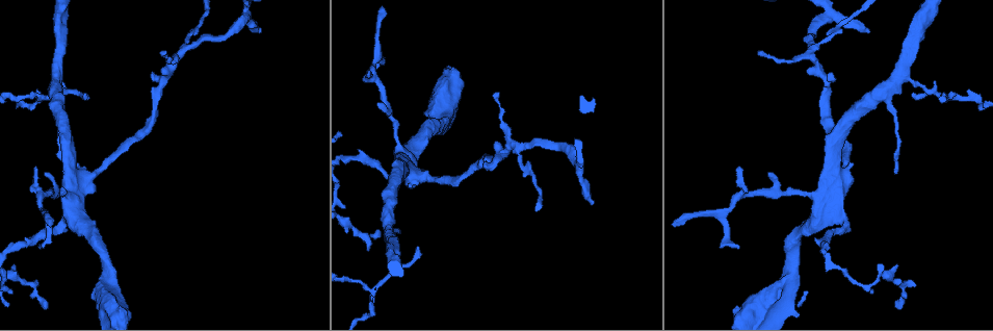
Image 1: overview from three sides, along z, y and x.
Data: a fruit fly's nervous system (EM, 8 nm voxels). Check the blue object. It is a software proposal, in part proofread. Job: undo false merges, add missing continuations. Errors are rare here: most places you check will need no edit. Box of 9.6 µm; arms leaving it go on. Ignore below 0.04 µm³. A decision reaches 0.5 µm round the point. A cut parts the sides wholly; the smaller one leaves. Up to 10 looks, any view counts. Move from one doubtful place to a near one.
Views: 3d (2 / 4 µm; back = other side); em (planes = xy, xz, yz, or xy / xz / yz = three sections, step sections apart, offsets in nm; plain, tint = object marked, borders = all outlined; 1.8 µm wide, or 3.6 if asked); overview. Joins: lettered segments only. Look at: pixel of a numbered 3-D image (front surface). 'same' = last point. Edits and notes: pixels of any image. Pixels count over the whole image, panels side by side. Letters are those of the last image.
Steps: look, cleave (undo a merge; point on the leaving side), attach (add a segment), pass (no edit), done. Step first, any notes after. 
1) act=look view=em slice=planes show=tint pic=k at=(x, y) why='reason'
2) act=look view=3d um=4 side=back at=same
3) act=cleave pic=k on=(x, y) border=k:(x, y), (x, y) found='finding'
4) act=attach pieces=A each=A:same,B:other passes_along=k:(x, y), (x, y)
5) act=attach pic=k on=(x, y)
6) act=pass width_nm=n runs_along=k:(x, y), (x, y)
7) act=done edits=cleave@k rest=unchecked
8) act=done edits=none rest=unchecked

act=look view=3d um=4 pic=1 at=(740, 194) why='sharp bend'

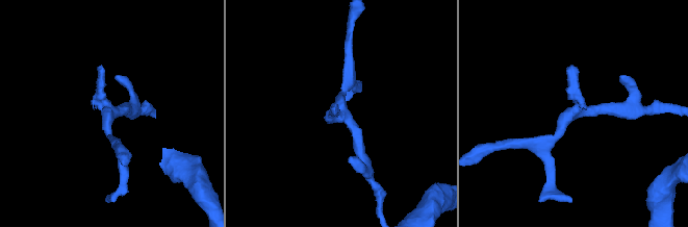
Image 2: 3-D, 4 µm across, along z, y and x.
act=look view=em slice=planes show=borders pic=2 at=(110, 109)

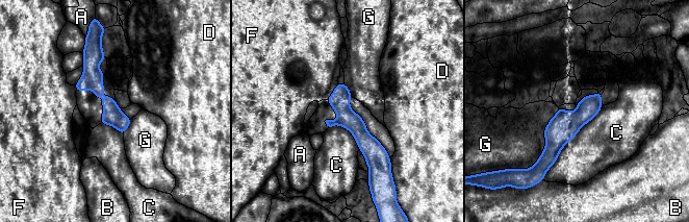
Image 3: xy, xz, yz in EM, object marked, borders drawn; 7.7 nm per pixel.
act=pass each=A:other,B:other,C:other,D:other,F:other,G:other found='one neuron here'

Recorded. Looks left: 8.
act=look view=em um=3.6 slice=planes show=borders pic=1 at=(867, 32) why='branch stops here'

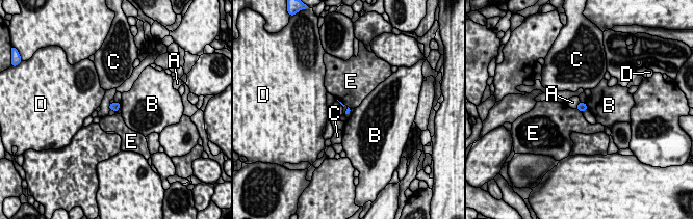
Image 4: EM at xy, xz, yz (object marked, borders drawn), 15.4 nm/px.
act=pass each=A:other,B:other,C:other,D:other,E:other border=4:(576, 109), (582, 112) found='no lettered segment goes on from it'

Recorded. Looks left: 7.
act=look view=em slice=planes show=tint pic=1 at=(954, 96) why='branch point'

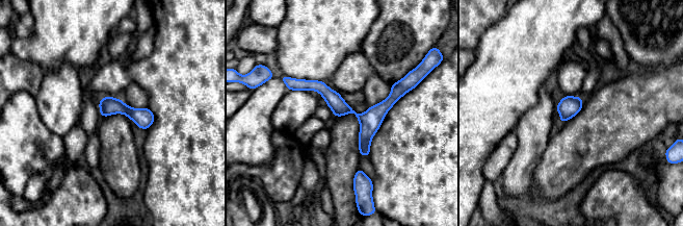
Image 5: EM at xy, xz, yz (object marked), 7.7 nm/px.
act=look view=em slice=planes show=borders at=same

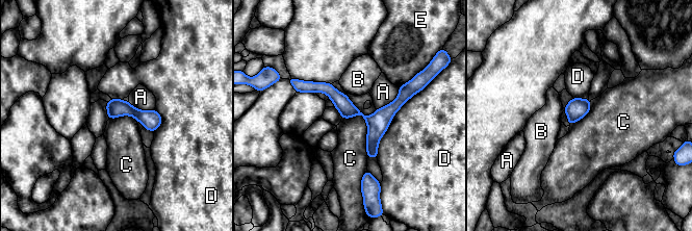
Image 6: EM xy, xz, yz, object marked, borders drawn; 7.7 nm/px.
act=pass width_nm=130 each=A:other,B:other,C:other,D:other,E:other border=6:(341, 118), (362, 117), (367, 157) found='one neuron here'

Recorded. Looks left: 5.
act=look view=3d um=2 pic=1 at=(899, 309) why='free end'

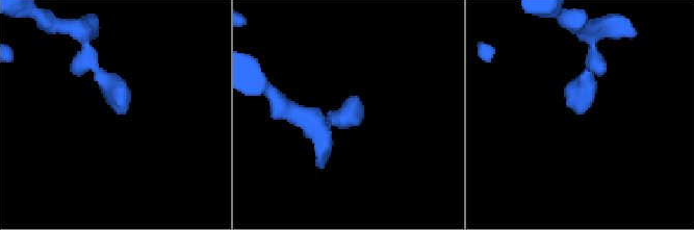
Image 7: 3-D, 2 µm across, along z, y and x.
act=look view=em um=3.6 slice=planes show=borders pic=7 at=(347, 109) why='shape alone is not enough'

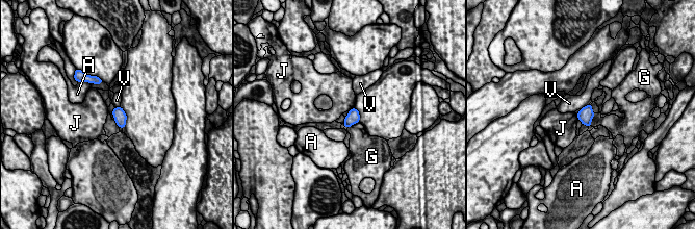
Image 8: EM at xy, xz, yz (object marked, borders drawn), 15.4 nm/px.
act=pass each=A:other,G:other,J:other,V:other border=8:(576, 115), (578, 120) found='none of them fits'

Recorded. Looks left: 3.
act=done edits=none rest=unchecked

